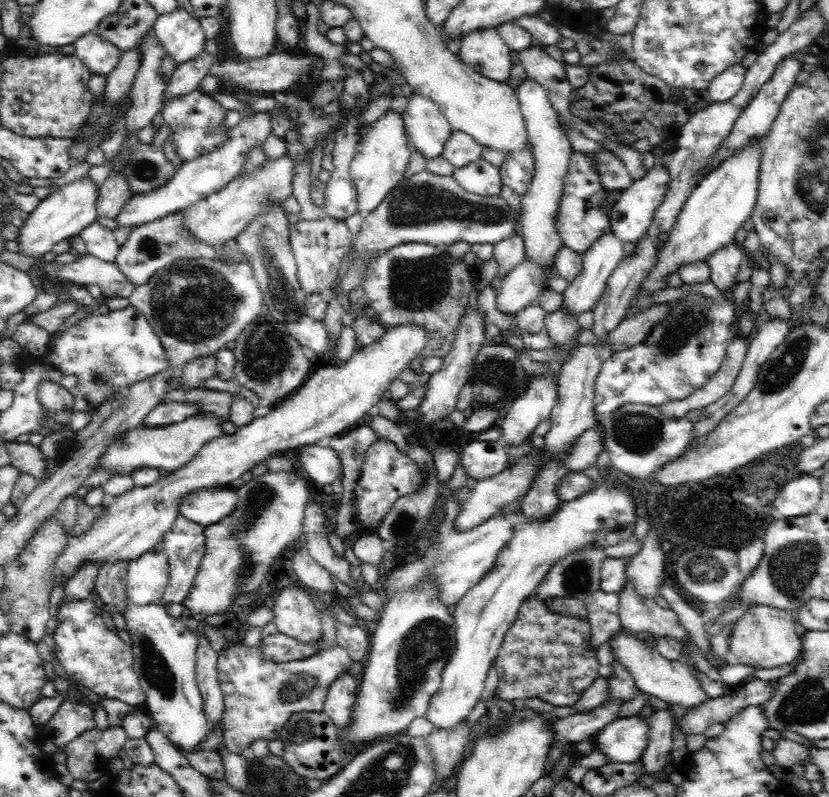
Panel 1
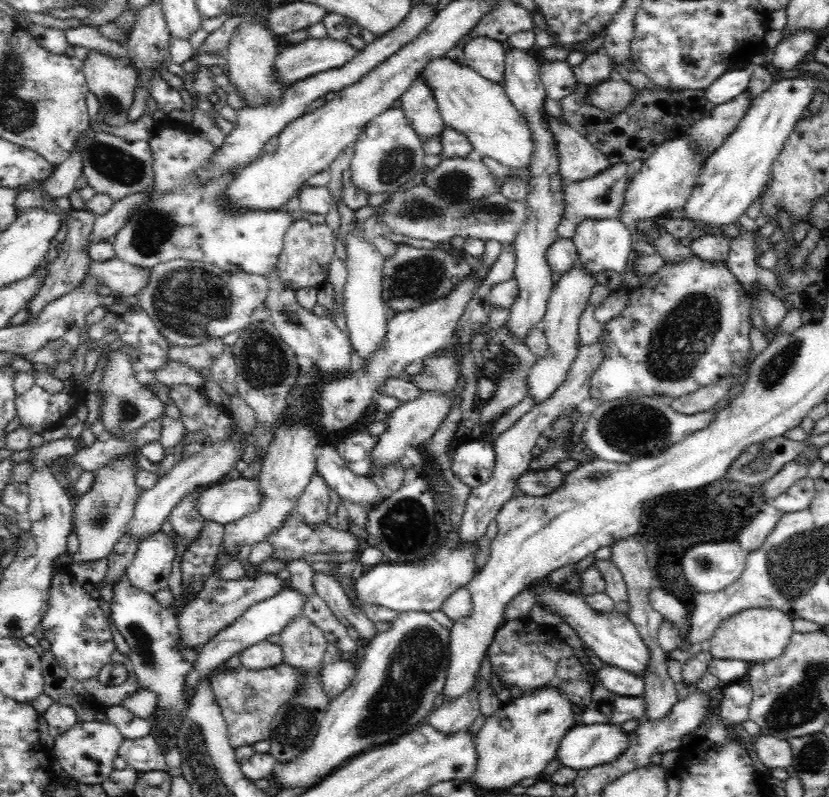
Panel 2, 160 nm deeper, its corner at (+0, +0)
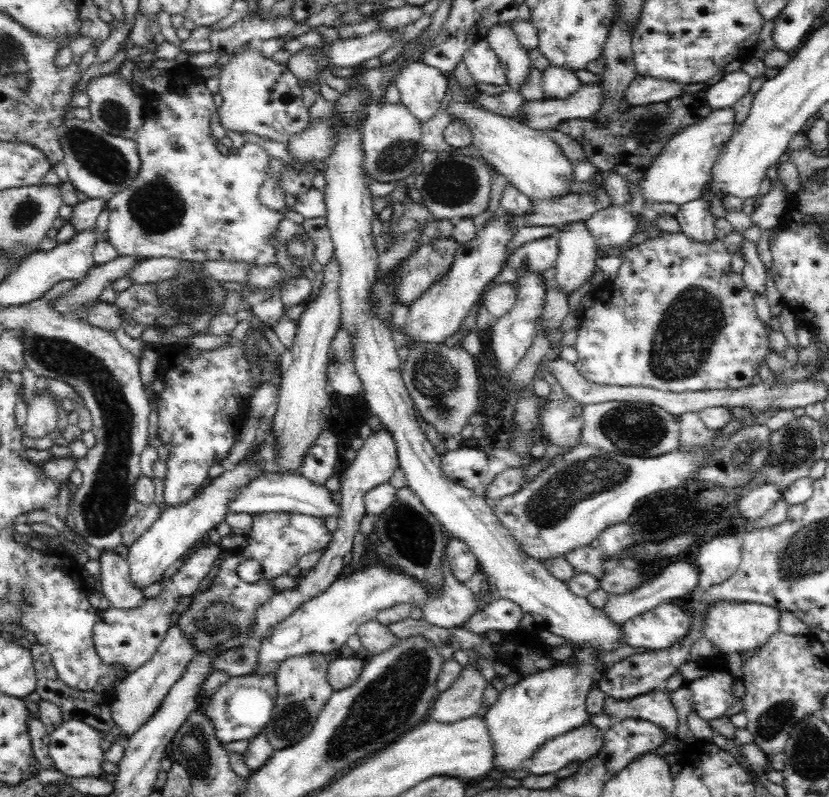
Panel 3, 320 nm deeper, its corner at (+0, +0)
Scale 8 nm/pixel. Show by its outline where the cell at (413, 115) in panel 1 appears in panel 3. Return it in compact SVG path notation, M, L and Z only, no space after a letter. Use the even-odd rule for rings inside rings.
M411 60L401 67L394 83L404 107L424 124L440 108L447 78L440 70L420 60Z

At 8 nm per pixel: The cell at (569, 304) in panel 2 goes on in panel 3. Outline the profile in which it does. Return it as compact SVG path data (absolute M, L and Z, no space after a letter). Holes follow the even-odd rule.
M587 221L568 222L556 229L554 236L559 252L555 262L557 271L554 280L557 288L574 292L594 272L598 243L588 228Z

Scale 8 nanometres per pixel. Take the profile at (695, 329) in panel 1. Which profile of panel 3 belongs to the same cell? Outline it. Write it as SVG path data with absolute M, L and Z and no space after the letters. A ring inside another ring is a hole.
M680 230L672 232L656 232L655 236L638 246L630 247L620 254L620 266L613 280L608 280L604 286L591 292L592 305L579 314L580 322L576 328L576 340L574 348L578 354L575 363L578 373L590 382L602 386L642 386L668 392L700 392L704 390L736 390L755 384L758 380L757 369L759 363L765 361L766 354L770 352L768 341L769 333L764 322L758 317L754 301L753 291L747 289L743 276L736 274L731 267L731 256L728 245L724 240L716 238L714 241L696 241L690 235Z

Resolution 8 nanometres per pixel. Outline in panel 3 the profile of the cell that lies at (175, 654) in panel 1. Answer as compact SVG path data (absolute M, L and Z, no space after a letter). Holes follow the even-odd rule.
M100 550L98 558L102 592L111 606L120 609L138 607L145 598L130 579L127 560L114 550Z

